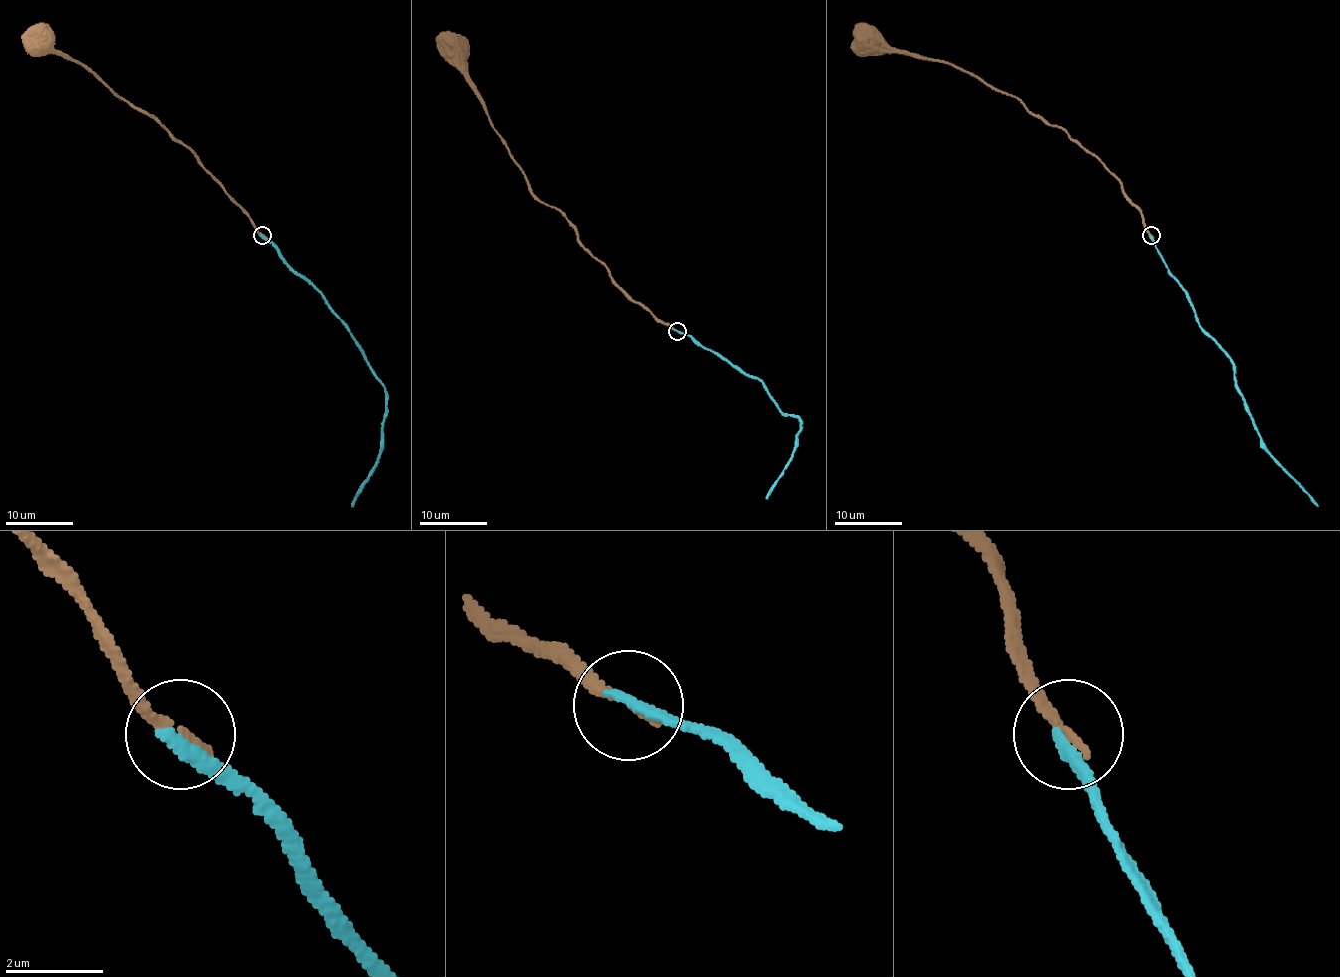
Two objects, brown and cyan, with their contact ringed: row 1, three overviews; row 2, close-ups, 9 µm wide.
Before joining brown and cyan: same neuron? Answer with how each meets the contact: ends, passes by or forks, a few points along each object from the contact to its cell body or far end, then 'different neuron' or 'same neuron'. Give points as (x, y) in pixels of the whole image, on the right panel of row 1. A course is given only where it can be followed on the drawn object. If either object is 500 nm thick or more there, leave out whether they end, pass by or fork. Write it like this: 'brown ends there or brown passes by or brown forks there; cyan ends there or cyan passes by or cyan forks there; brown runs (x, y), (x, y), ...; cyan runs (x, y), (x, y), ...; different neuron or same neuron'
brown ends there; cyan ends there; brown runs (1150, 234), (1123, 185), (1060, 128), (1048, 126), (1013, 95), (945, 61), (887, 48), (865, 36); cyan runs (1150, 234), (1160, 258), (1187, 295), (1196, 321), (1233, 365), (1233, 380), (1262, 448), (1318, 506); different neuron

